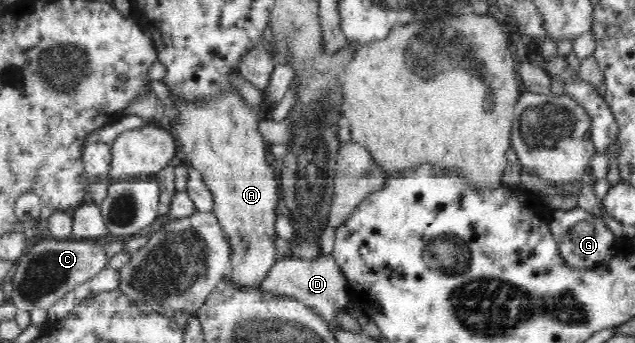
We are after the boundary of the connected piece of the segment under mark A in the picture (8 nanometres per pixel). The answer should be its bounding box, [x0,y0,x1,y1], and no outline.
[171,95,280,288]

